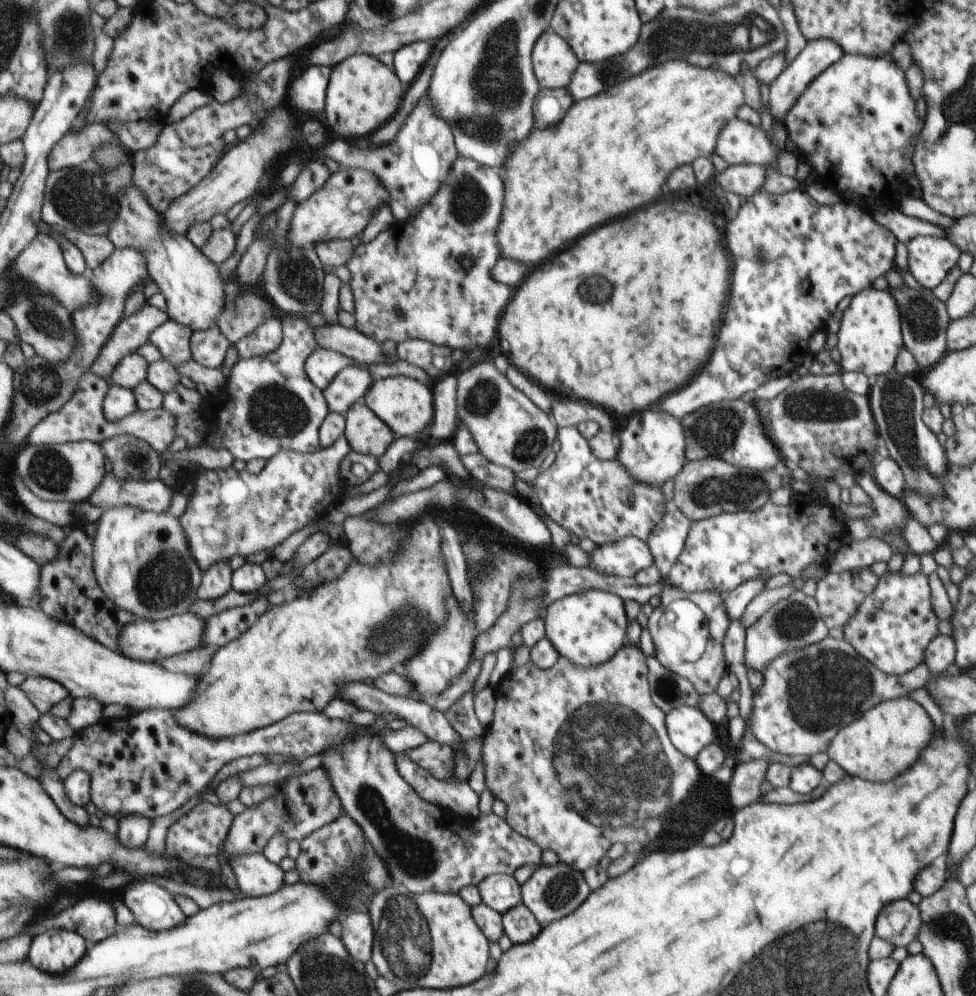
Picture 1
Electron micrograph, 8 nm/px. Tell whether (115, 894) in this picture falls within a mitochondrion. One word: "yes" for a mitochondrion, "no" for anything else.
no

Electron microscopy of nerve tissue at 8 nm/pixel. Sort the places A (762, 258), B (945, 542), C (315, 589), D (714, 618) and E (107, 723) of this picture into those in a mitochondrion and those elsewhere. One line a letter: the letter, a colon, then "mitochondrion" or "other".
A: mitochondrion
B: other
C: other
D: other
E: other

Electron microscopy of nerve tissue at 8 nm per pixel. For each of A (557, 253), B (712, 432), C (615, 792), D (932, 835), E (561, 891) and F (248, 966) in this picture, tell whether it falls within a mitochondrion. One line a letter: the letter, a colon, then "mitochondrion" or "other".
A: other
B: mitochondrion
C: mitochondrion
D: other
E: mitochondrion
F: other

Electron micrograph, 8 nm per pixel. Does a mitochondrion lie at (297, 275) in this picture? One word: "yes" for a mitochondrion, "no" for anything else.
yes

